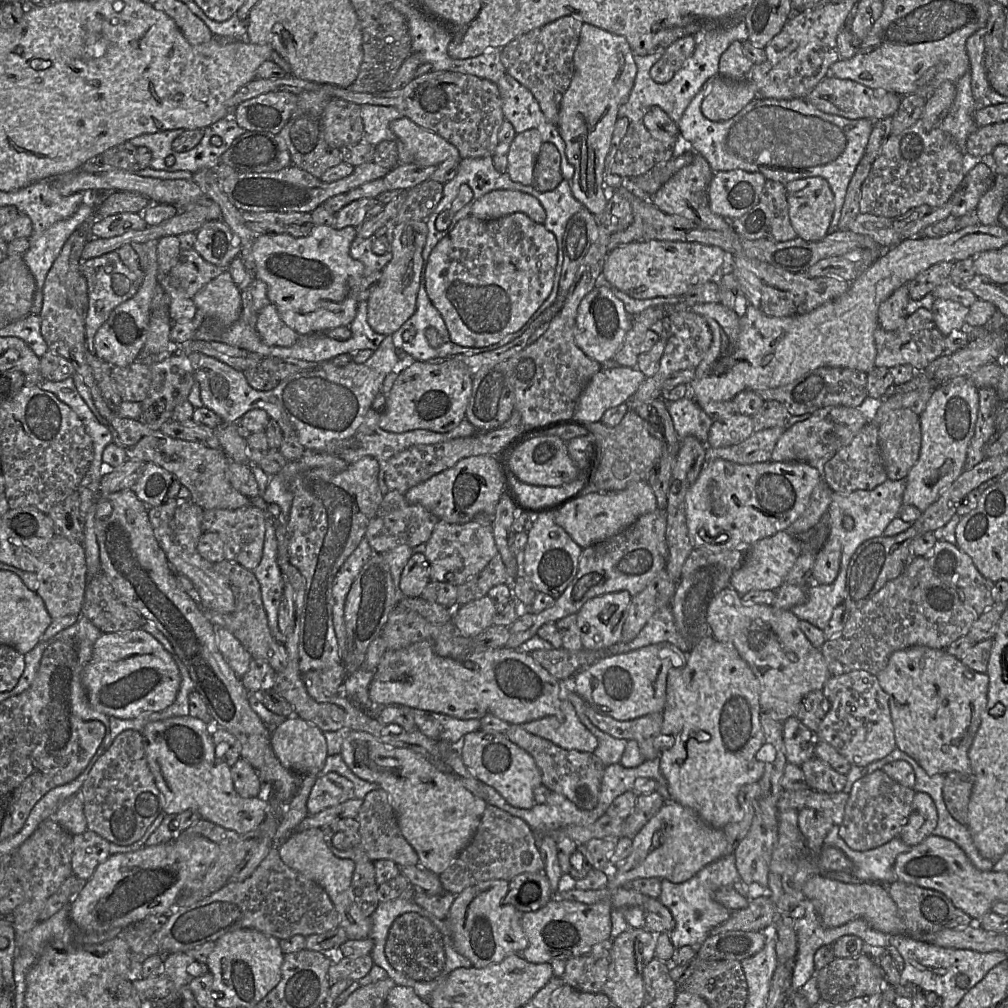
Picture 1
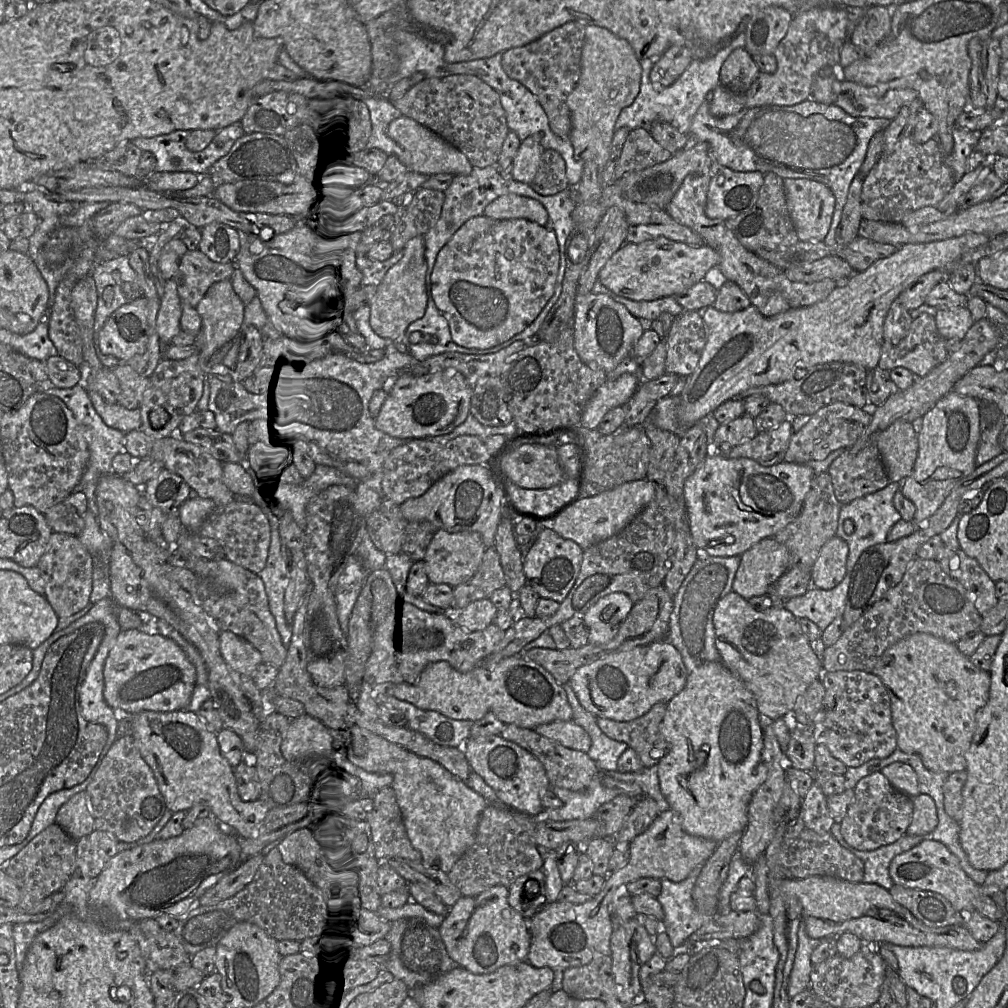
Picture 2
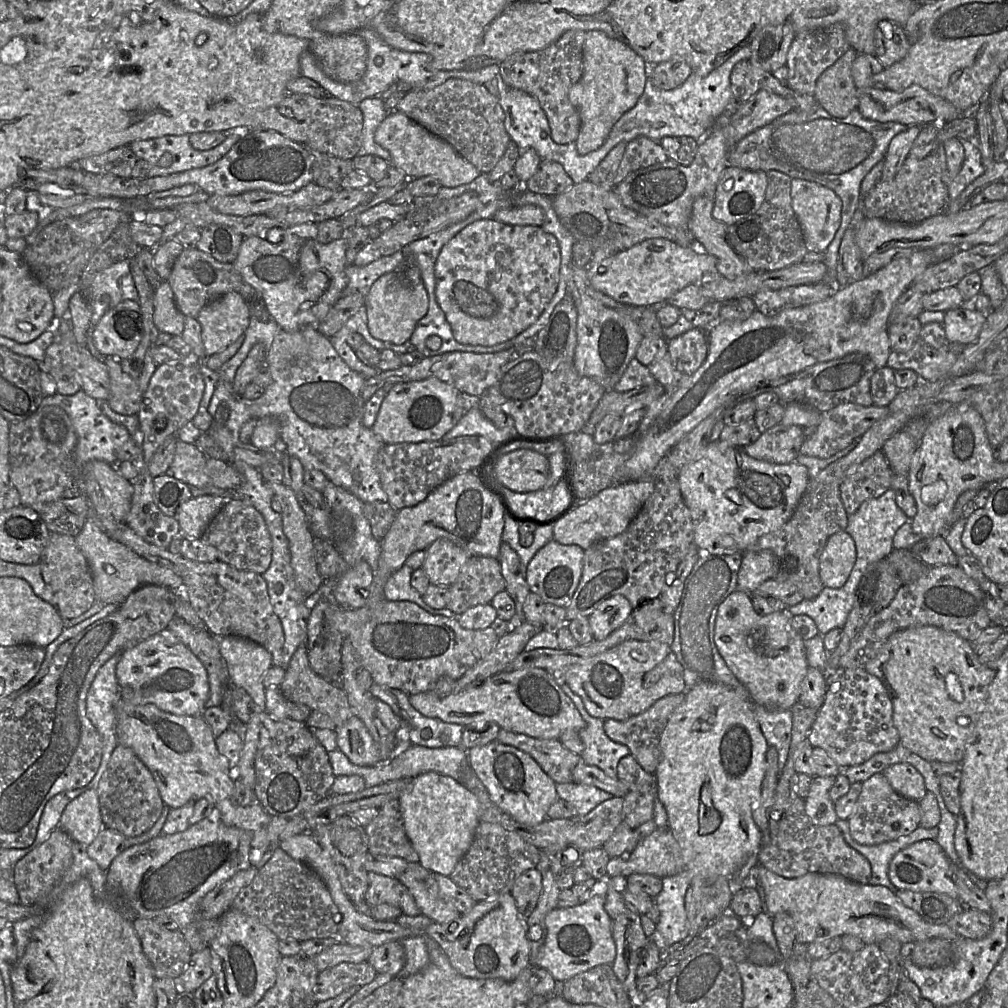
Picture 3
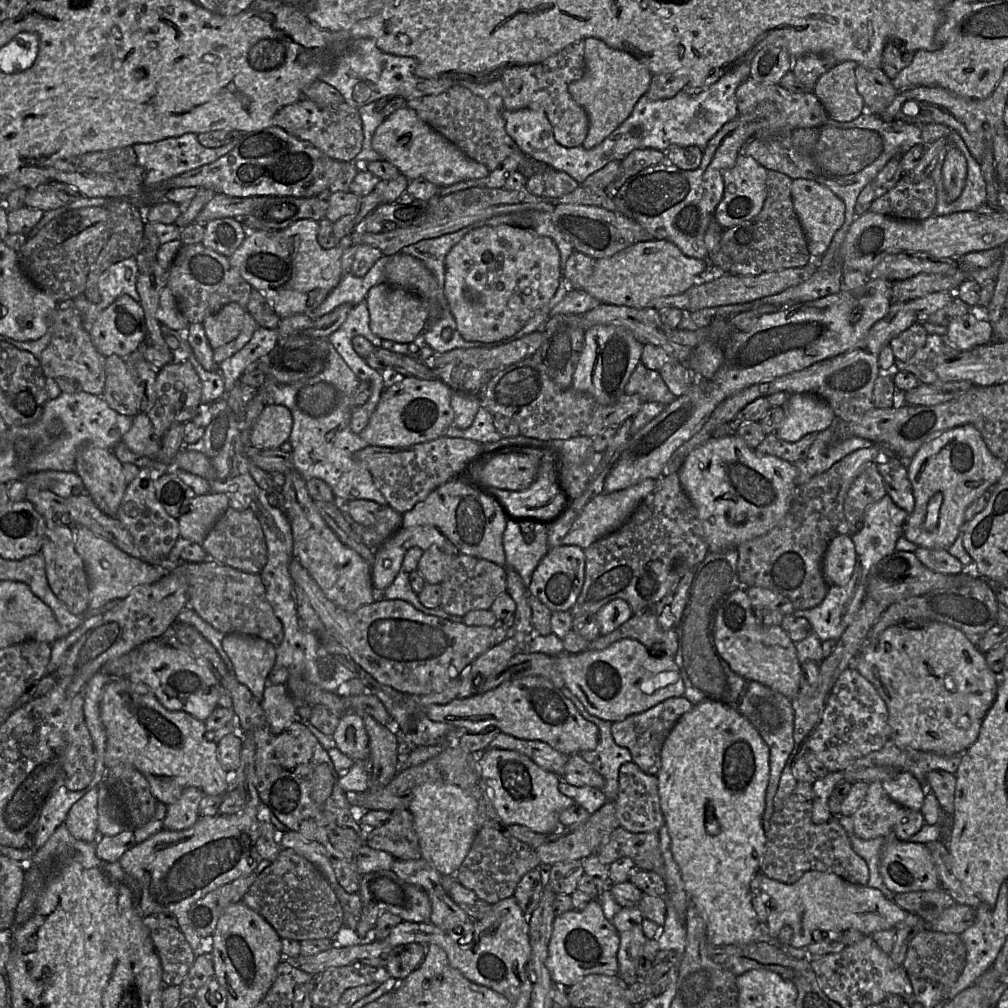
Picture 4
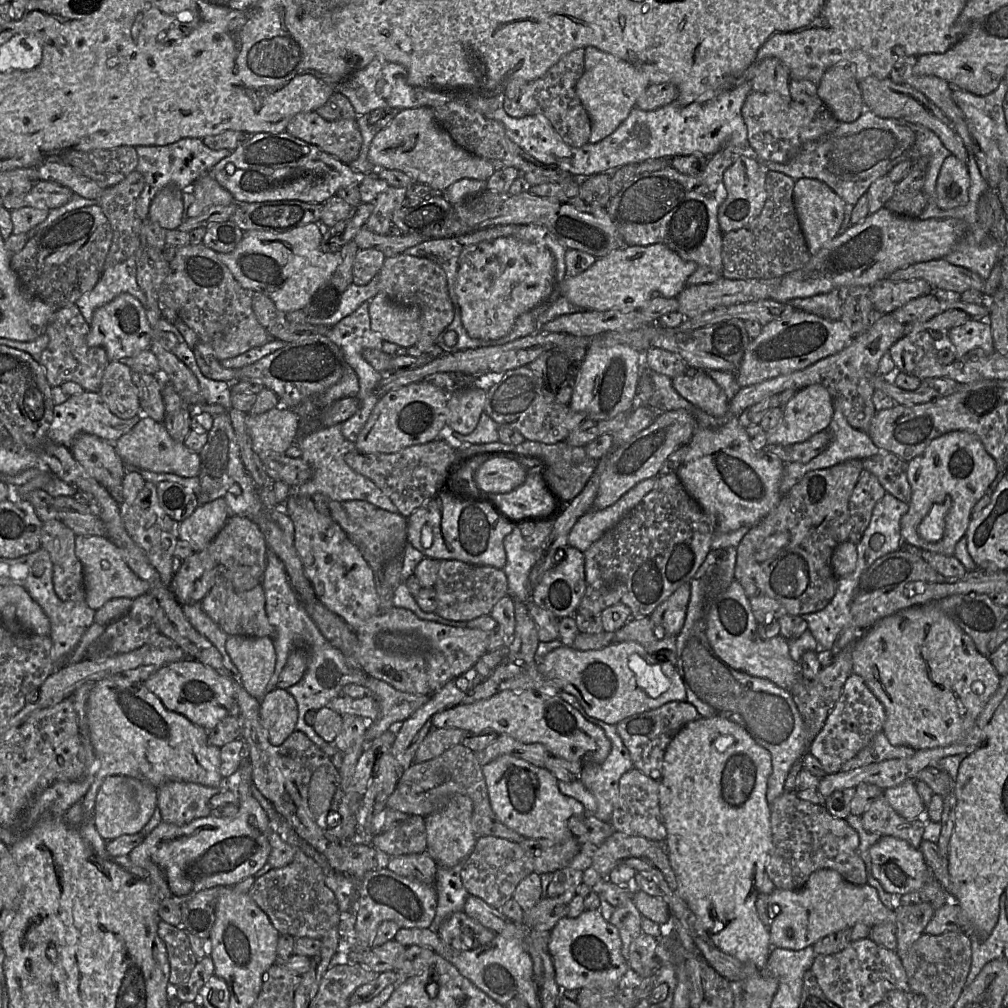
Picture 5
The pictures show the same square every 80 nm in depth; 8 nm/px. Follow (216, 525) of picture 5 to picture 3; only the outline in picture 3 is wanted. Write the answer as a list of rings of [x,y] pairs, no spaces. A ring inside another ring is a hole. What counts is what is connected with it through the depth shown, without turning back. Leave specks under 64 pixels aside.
[[[198,496],[182,503],[174,516],[179,524],[180,535],[200,539],[210,521],[226,502],[220,496]]]

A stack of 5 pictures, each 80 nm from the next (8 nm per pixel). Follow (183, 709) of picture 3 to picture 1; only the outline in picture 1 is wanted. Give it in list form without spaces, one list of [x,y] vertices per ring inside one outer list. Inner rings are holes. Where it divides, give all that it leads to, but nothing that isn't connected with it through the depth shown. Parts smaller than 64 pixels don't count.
[[[142,626],[129,631],[102,633],[93,645],[92,657],[83,668],[81,680],[89,703],[96,711],[109,717],[134,719],[173,704],[181,675],[172,656]]]

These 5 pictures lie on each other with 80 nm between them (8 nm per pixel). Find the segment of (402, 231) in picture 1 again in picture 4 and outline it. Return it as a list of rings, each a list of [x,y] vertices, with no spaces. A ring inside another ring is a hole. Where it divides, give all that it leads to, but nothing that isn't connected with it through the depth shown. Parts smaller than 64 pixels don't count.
[[[386,282],[373,286],[365,298],[369,312],[371,332],[382,340],[410,344],[421,336],[429,325],[429,310],[426,302],[416,294]]]

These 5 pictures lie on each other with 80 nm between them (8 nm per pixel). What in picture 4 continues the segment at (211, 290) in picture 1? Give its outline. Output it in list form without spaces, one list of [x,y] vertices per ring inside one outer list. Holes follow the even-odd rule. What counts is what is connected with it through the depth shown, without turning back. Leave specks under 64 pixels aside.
[[[231,302],[201,323],[212,349],[223,346],[237,338],[243,327],[246,309]]]

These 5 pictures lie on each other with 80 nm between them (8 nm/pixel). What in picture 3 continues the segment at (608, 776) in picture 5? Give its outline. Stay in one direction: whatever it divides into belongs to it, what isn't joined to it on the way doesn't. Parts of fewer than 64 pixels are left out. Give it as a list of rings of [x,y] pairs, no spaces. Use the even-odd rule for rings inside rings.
[[[567,683],[561,688],[572,700],[585,721],[585,727],[579,731],[584,743],[584,750],[581,753],[582,760],[588,765],[598,767],[609,777],[617,779],[618,763],[623,757],[630,754],[630,749],[612,741],[607,736],[604,730],[604,720],[591,716],[581,698],[571,690]]]

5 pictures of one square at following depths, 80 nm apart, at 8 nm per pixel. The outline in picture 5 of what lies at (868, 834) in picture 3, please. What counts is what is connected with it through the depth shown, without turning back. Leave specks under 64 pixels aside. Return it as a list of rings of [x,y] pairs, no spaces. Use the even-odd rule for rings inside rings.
[[[884,795],[872,802],[869,809],[861,815],[861,820],[864,829],[870,833],[896,837],[920,849],[925,818],[903,818],[889,805]]]

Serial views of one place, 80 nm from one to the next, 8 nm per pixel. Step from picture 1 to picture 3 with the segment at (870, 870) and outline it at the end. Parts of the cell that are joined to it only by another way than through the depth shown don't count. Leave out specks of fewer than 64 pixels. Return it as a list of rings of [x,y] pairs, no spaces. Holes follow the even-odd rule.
[[[837,819],[835,825],[841,830],[847,844],[863,855],[870,863],[871,877],[870,885],[881,885],[895,893],[897,888],[891,883],[888,876],[888,867],[892,858],[899,851],[921,840],[935,840],[938,835],[938,828],[926,829],[918,827],[908,835],[901,836],[895,840],[883,842],[877,845],[862,845],[856,842],[850,834],[848,819]]]

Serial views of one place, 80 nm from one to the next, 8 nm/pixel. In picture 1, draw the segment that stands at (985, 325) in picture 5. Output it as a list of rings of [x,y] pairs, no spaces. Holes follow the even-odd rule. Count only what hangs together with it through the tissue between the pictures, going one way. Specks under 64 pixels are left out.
[[[935,299],[931,312],[938,330],[946,337],[953,331],[965,329],[969,308],[951,300]]]

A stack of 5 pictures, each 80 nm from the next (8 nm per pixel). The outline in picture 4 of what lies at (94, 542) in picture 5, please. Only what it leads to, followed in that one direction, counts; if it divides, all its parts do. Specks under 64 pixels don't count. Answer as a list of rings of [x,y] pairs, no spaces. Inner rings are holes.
[[[74,527],[75,550],[84,562],[90,586],[89,610],[100,610],[112,600],[123,600],[139,585],[152,584],[169,572],[128,555],[87,527]]]

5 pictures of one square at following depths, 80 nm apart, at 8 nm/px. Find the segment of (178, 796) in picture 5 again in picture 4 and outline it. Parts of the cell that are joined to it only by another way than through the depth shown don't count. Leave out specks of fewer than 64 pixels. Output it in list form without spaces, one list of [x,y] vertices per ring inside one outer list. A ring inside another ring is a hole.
[[[196,787],[185,788],[180,798],[167,805],[163,828],[170,831],[186,830],[199,819],[199,804],[205,793]]]

